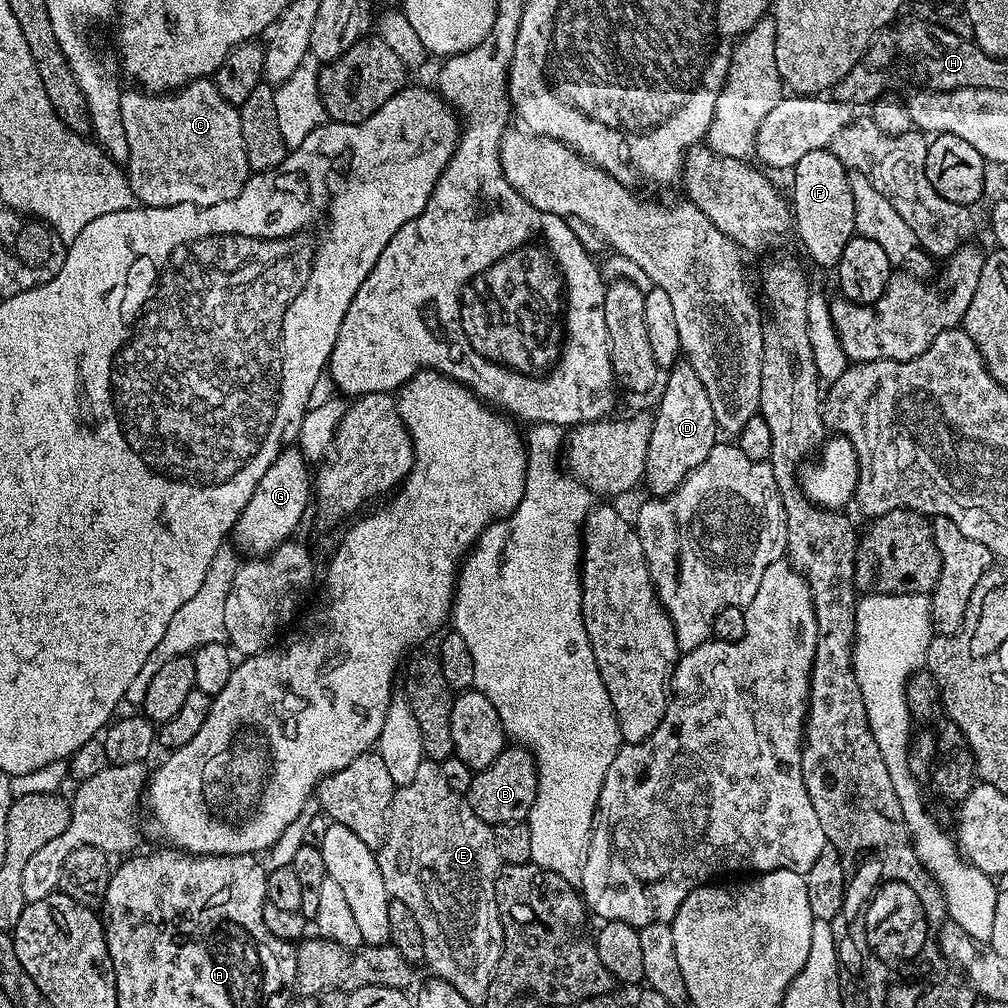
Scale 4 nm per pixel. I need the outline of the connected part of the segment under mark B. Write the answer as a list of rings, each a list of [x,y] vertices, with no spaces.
[[[506,746],[490,766],[473,775],[466,799],[470,810],[474,810],[482,822],[495,826],[506,822],[527,821],[532,815],[537,794],[536,759],[523,746]]]

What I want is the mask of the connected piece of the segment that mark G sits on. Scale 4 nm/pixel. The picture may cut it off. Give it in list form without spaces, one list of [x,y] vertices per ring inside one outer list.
[[[289,446],[280,451],[274,462],[270,462],[270,470],[266,470],[266,474],[258,478],[258,486],[254,486],[254,494],[250,494],[246,510],[242,510],[238,522],[232,528],[231,539],[241,553],[248,552],[244,554],[251,554],[253,557],[273,552],[279,544],[285,544],[297,535],[296,527],[307,508],[309,511],[310,464],[299,447]]]

